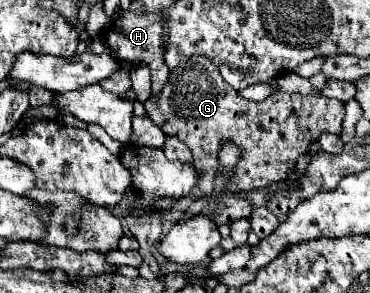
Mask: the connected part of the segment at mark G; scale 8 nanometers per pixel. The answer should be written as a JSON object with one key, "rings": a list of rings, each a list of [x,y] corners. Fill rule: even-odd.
{"rings":[[[191,57],[173,69],[165,89],[151,95],[145,101],[145,109],[147,117],[153,119],[165,135],[177,137],[191,149],[193,163],[201,173],[199,189],[205,195],[213,193],[213,177],[219,165],[217,159],[221,143],[233,141],[243,149],[243,157],[227,187],[235,193],[245,193],[287,179],[289,169],[297,163],[297,157],[309,151],[309,145],[319,139],[321,131],[335,135],[341,133],[341,121],[345,115],[341,101],[319,93],[275,93],[259,103],[247,101],[221,79],[217,67],[207,57]]]}

